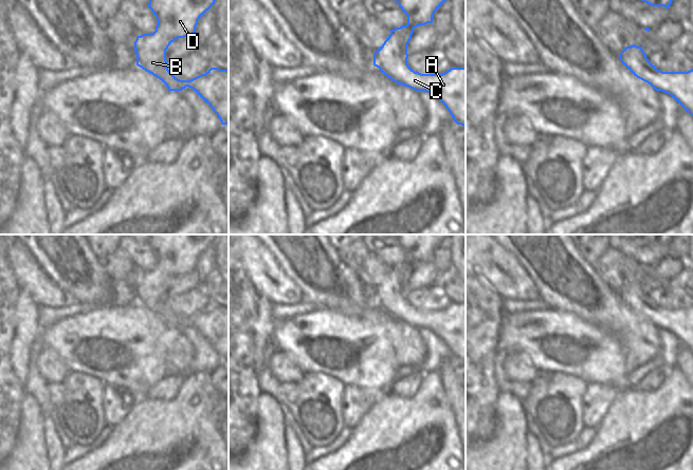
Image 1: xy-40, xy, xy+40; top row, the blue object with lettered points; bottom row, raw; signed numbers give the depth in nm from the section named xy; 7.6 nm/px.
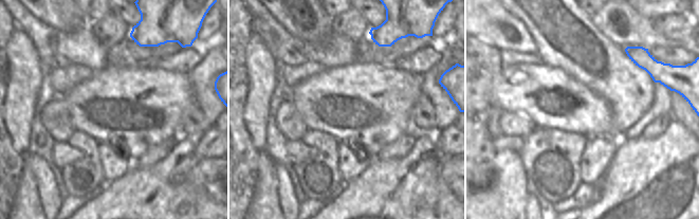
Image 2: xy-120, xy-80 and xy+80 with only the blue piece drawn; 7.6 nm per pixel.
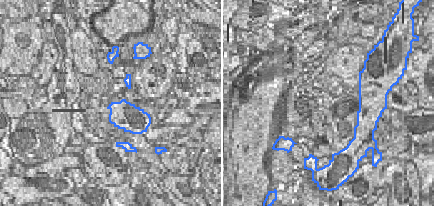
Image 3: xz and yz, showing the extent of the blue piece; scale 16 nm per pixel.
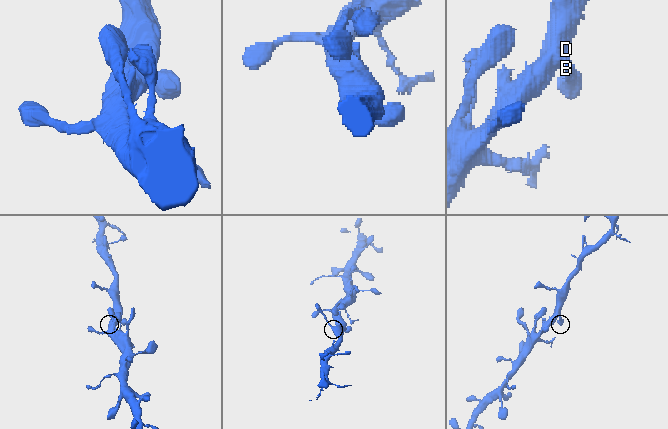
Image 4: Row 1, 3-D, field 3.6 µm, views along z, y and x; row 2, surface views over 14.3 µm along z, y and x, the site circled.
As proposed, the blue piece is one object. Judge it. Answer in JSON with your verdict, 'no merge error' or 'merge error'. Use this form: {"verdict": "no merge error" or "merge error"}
{"verdict": "no merge error"}

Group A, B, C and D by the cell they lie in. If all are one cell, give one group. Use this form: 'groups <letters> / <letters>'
groups A B C D

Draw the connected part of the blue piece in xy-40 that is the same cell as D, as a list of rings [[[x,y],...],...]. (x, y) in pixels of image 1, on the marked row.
[[[149,0],[148,7],[151,10],[158,20],[156,31],[152,34],[143,34],[138,36],[134,41],[134,51],[136,53],[136,65],[159,78],[168,91],[182,91],[186,87],[193,89],[219,117],[221,125],[229,125],[229,70],[211,68],[205,74],[201,74],[190,80],[180,80],[176,78],[166,67],[166,50],[171,42],[178,38],[184,38],[196,34],[198,20],[214,5],[216,0]]]

